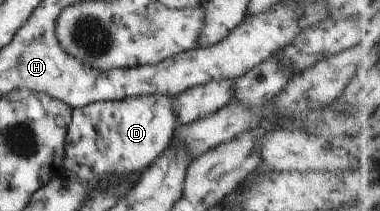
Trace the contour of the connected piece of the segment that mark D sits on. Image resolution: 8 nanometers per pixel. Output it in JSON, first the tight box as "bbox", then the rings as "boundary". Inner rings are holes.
{"bbox":[63,96,177,184],"boundary":[[[140,96],[71,108],[64,142],[63,178],[79,184],[96,184],[108,175],[144,170],[167,148],[177,125],[171,97]]]}

